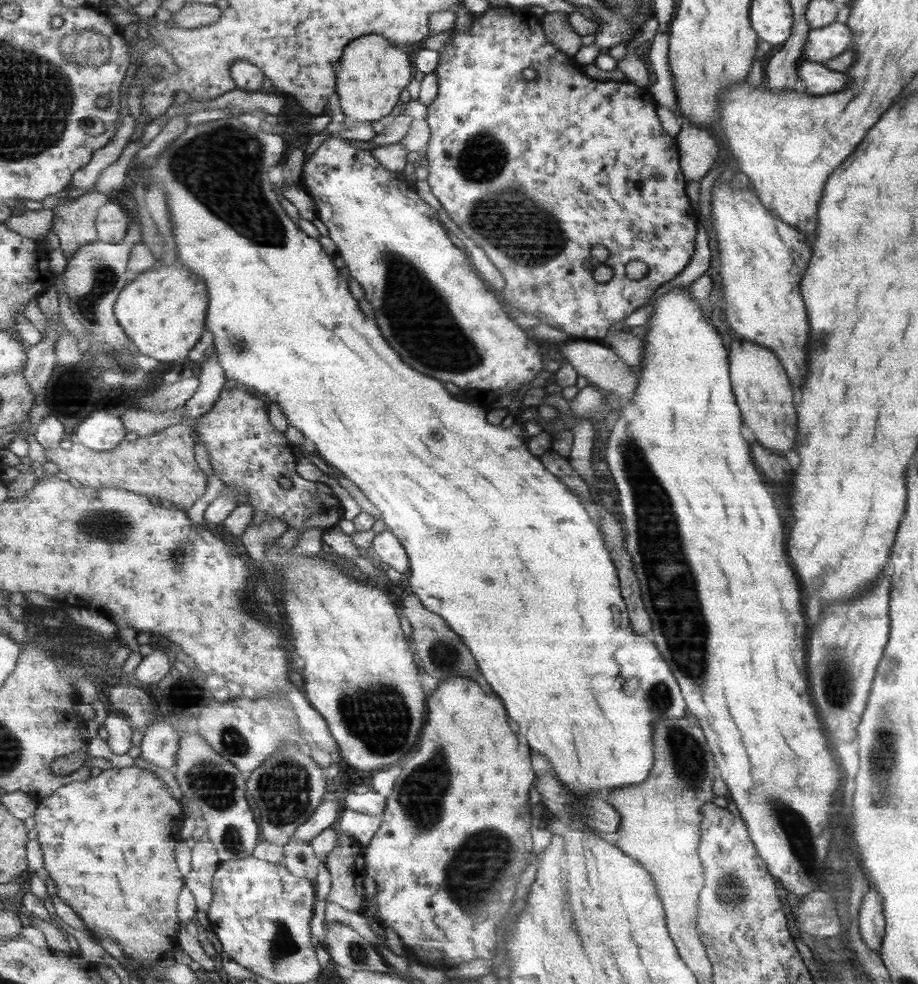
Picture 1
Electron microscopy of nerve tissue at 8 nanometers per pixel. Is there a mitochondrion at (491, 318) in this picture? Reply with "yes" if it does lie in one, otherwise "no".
no

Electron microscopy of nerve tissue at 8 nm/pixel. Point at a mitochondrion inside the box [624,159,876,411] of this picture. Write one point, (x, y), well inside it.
(819, 343)

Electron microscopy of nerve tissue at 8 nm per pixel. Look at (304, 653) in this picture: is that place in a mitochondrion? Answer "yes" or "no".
no

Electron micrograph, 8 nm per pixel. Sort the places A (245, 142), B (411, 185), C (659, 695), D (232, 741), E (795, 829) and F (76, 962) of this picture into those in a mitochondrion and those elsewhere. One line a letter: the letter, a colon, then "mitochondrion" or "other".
A: mitochondrion
B: other
C: mitochondrion
D: mitochondrion
E: mitochondrion
F: other

